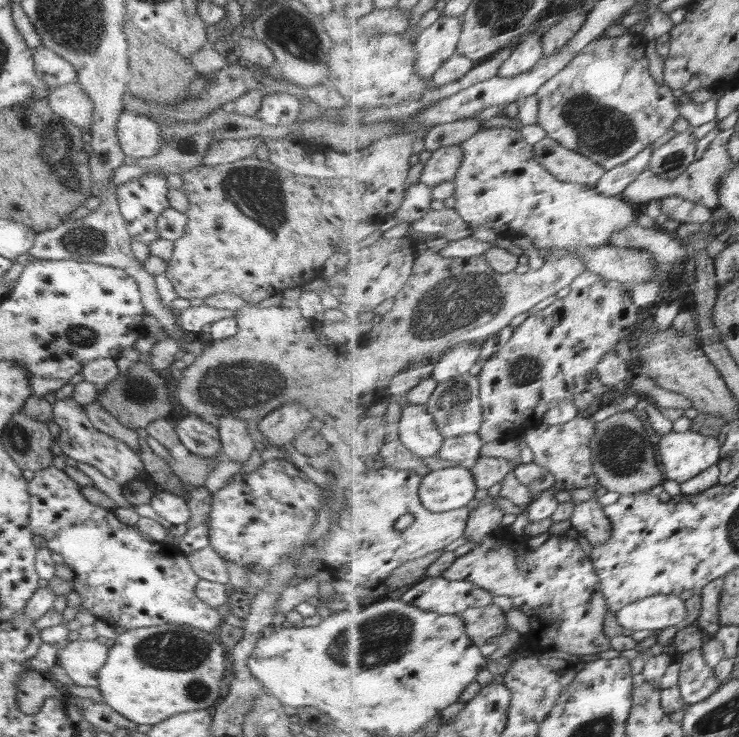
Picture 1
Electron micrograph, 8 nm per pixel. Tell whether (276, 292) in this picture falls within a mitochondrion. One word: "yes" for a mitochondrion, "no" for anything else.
no

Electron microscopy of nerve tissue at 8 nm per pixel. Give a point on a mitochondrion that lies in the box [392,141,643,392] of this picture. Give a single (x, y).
(463, 299)

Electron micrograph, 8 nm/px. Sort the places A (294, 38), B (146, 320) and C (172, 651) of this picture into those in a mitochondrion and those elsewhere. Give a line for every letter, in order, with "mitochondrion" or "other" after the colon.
A: mitochondrion
B: other
C: mitochondrion

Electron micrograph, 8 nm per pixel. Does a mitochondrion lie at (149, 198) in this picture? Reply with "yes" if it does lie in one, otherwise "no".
no

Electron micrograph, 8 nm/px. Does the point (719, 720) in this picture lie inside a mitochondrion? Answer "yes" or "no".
yes

